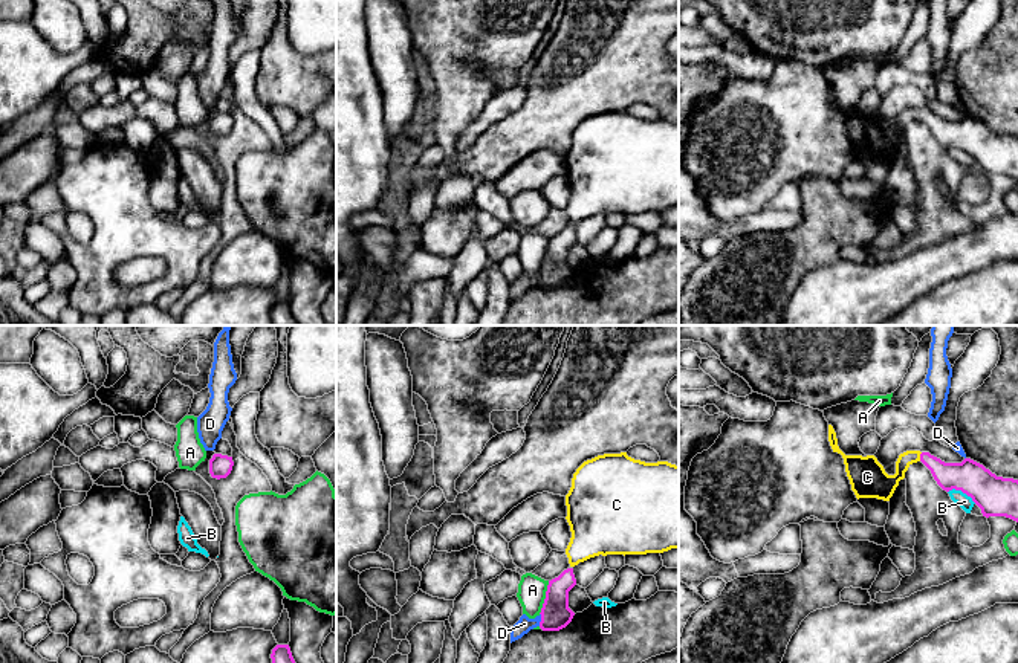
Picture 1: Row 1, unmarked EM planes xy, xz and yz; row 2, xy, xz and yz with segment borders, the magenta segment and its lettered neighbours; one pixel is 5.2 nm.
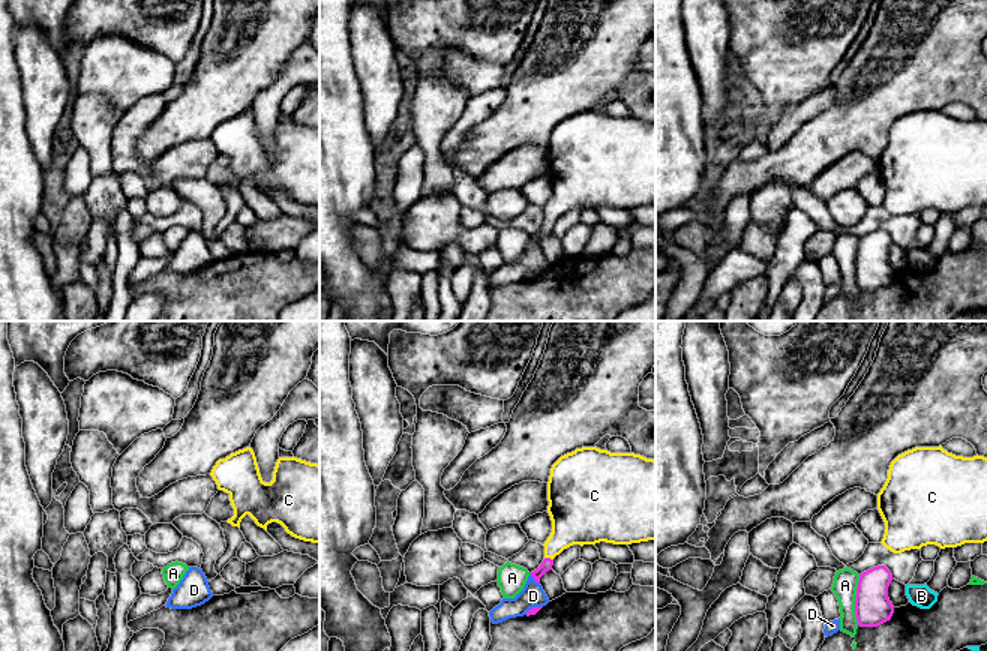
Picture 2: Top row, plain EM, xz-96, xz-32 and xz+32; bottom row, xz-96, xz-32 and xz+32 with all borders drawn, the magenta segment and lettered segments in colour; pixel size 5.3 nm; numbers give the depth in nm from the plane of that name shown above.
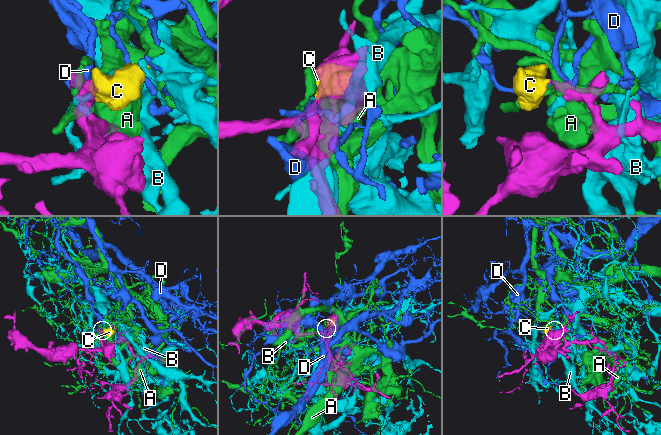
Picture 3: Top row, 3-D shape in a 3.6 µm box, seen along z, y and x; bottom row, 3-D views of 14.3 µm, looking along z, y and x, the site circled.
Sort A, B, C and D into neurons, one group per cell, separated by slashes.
A / B / C / D

